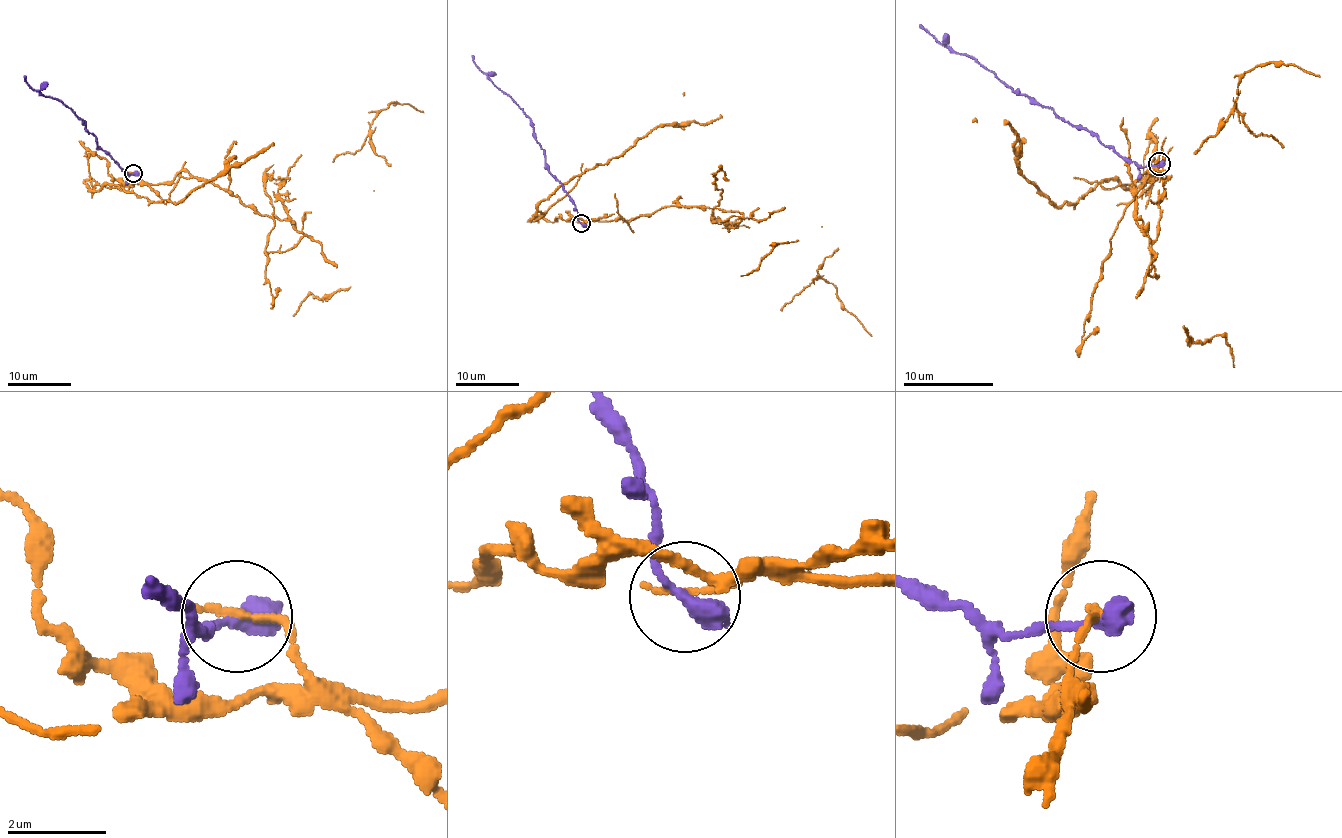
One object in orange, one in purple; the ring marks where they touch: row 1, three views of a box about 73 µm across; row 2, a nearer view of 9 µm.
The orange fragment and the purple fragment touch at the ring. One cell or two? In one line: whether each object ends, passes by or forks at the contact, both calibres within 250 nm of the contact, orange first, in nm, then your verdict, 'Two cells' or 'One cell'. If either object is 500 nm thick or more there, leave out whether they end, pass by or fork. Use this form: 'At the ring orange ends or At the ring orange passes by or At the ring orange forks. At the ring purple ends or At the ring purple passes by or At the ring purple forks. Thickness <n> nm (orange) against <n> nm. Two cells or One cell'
Thickness 180 nm (orange) against 500 nm. Two cells

